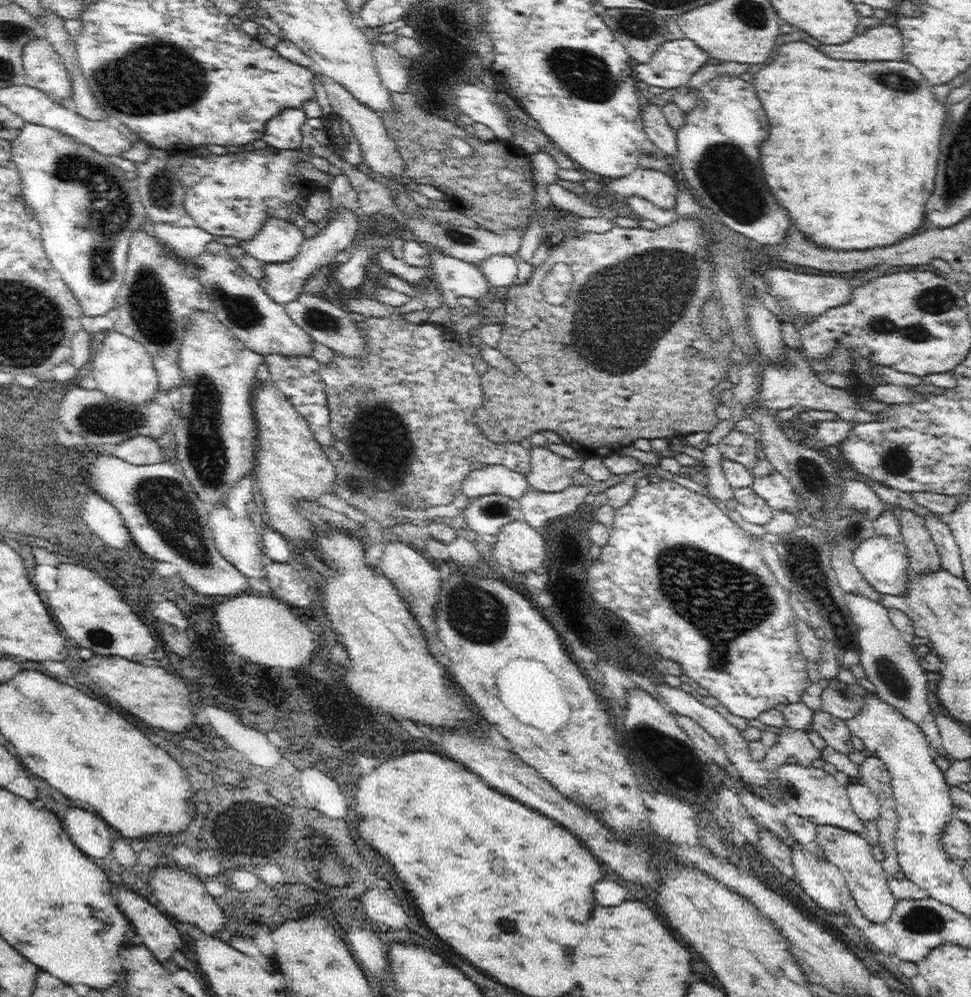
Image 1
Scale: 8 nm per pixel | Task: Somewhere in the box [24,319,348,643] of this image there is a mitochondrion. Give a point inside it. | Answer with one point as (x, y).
(166, 503)

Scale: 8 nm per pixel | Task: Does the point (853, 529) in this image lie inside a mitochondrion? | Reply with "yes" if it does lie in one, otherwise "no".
yes

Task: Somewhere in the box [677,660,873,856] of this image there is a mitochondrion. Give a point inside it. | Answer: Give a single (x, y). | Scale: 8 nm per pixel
(792, 790)

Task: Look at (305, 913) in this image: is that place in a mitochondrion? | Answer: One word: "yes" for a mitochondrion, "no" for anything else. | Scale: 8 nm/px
no

